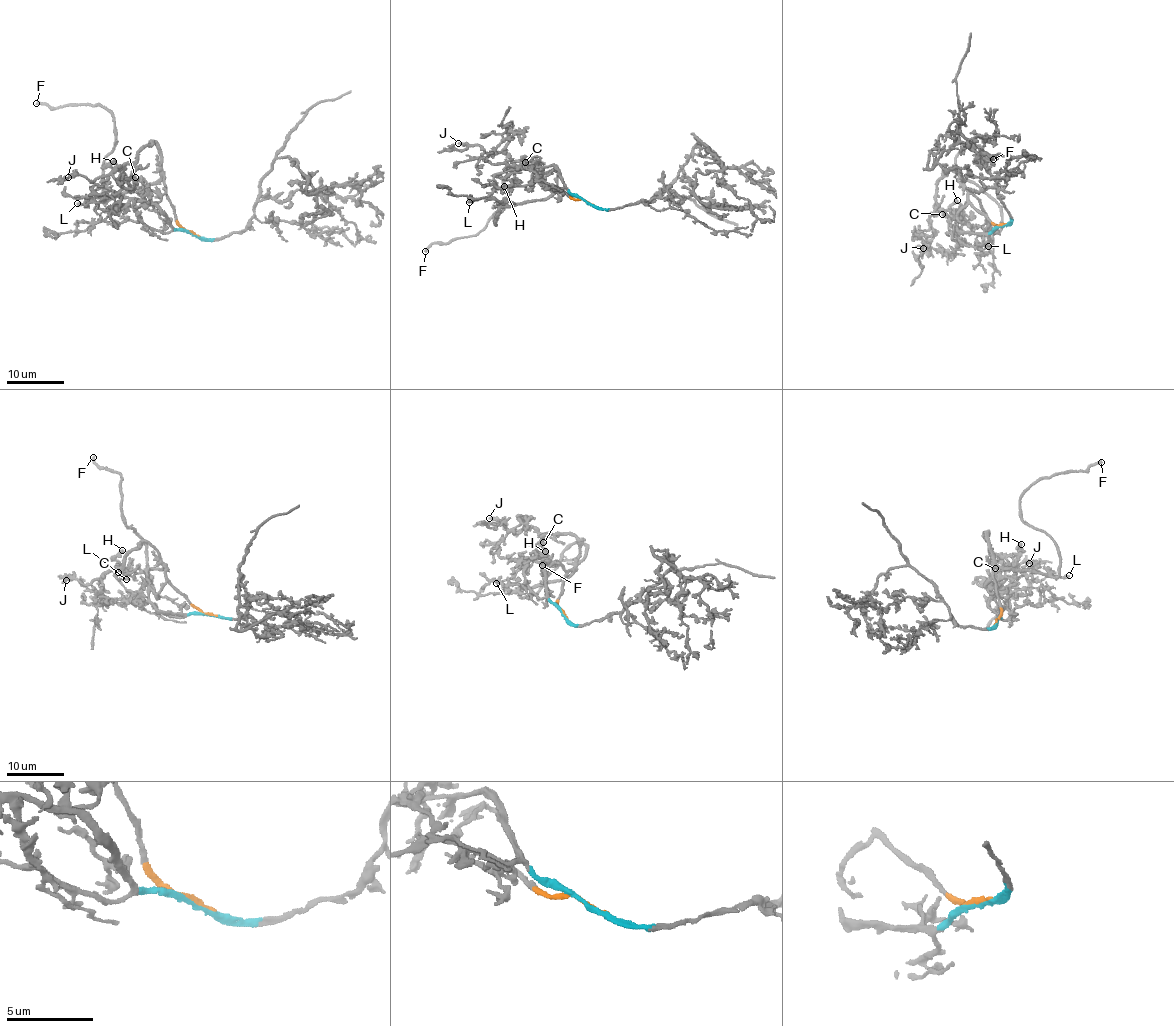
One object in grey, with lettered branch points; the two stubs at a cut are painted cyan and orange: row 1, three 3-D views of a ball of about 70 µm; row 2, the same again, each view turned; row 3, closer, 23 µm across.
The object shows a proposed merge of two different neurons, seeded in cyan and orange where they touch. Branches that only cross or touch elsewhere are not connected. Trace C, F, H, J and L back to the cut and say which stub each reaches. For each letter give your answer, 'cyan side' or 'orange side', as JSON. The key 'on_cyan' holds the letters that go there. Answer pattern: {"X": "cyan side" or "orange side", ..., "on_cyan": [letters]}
{"C": "orange side", "F": "orange side", "H": "orange side", "J": "orange side", "L": "cyan side", "on_cyan": ["L"]}

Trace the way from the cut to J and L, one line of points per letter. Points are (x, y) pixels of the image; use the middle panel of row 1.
J: (587, 202), (555, 187), (551, 191), (525, 162), (458, 143)
L: (587, 202), (567, 189), (560, 171), (551, 165), (496, 174), (496, 189), (486, 196), (469, 202)

